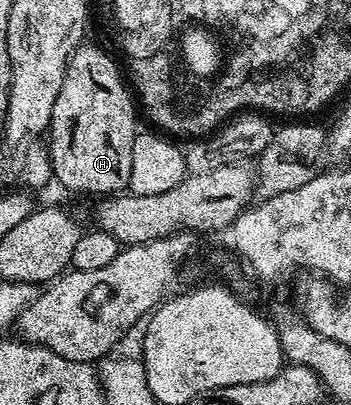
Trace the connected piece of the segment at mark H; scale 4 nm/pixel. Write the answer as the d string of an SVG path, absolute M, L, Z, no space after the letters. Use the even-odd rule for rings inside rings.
M83 43L74 50L70 61L66 64L66 78L60 87L60 95L56 95L56 107L52 107L52 119L48 130L48 138L50 137L50 145L48 144L48 152L50 155L50 172L55 182L59 181L66 189L71 189L74 193L102 193L98 195L118 195L130 188L130 176L132 175L132 147L130 146L131 138L125 137L122 133L130 133L134 135L139 132L138 117L139 110L136 108L135 98L132 96L131 90L128 88L127 82L124 80L123 70L118 70L118 65L105 53L102 49L97 49L94 45Z

